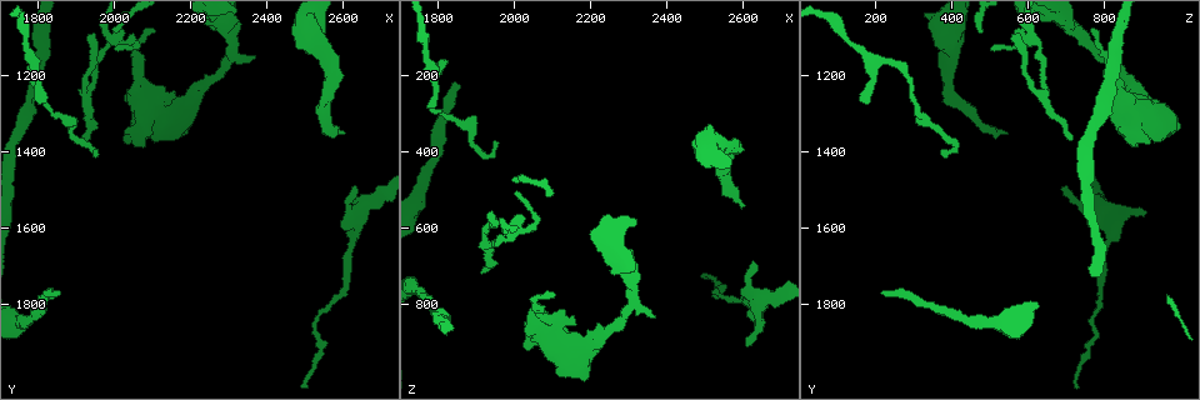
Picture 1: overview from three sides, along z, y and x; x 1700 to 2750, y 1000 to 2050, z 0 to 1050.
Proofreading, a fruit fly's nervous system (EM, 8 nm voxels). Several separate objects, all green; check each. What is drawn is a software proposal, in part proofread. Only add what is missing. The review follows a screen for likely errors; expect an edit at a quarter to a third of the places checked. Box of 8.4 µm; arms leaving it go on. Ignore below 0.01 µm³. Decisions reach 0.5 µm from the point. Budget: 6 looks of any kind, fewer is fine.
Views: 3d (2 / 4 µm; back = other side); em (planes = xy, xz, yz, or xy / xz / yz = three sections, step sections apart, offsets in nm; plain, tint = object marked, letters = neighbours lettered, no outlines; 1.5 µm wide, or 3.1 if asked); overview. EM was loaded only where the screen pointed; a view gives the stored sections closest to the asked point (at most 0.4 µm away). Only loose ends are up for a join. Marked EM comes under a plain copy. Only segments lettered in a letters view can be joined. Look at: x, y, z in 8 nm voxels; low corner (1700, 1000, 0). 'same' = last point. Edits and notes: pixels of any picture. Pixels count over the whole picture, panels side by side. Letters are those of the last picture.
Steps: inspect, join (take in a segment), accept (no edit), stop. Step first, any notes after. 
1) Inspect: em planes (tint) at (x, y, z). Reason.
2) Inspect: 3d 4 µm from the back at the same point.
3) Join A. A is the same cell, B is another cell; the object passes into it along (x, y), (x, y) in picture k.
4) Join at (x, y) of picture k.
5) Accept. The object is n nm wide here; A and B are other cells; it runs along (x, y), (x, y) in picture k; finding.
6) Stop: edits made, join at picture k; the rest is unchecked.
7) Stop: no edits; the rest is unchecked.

Inspect: em planes (tint) at (2595, 1345, 540). An open end.

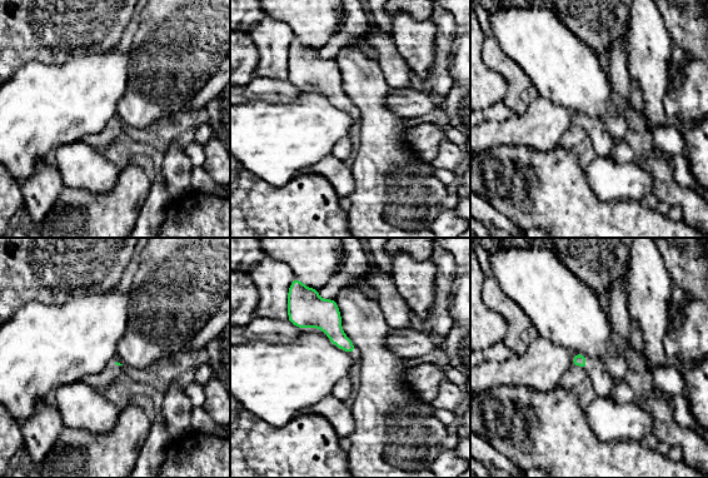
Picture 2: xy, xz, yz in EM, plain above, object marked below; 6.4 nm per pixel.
Inspect: em planes (letters) at the same point.

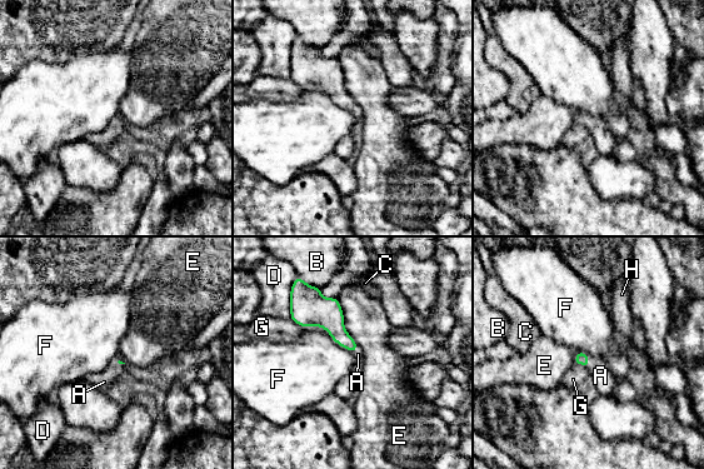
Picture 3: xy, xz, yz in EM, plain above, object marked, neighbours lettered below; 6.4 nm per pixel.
Join A. A is the same cell, B, C, D, E, F, G and H are other cells; it goes on there.

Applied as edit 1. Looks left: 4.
Inspect: em xz step 8 (letters) at (2005, 1130, 500).

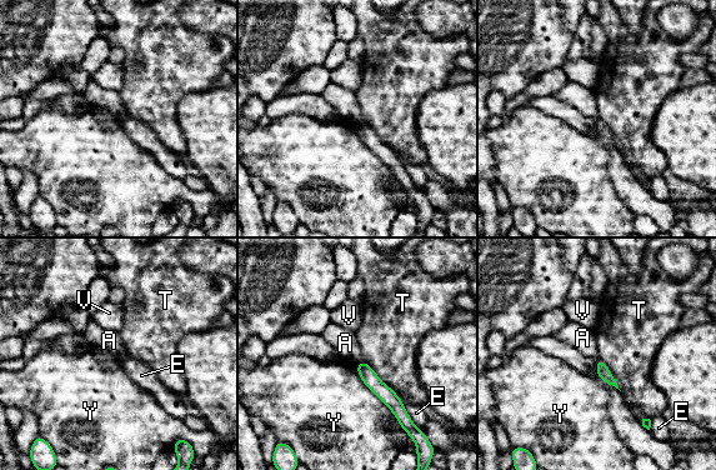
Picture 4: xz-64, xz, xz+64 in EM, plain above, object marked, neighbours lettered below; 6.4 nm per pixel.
Accept. A, E, T, V and Y are other cells; a border runs along (361, 360), (356, 364) in picture 4; none of them fits.

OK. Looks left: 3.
Inspect: em xz step 4 (letters) at (2105, 1080, 770). An open end.

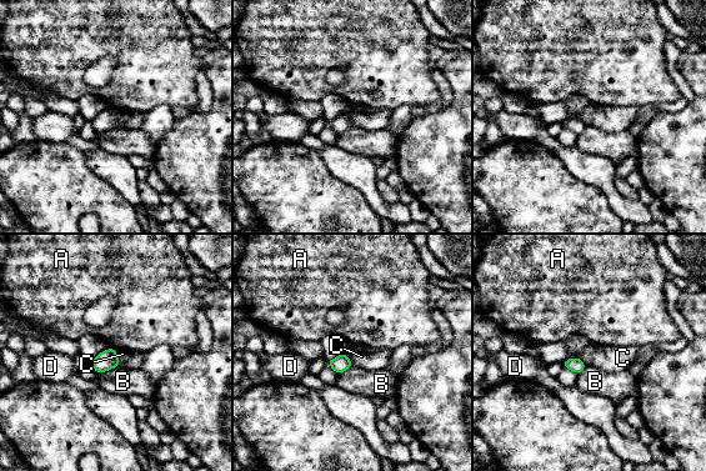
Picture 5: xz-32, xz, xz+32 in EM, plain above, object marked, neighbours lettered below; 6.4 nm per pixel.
Inspect: em planes (letters) at the same point.

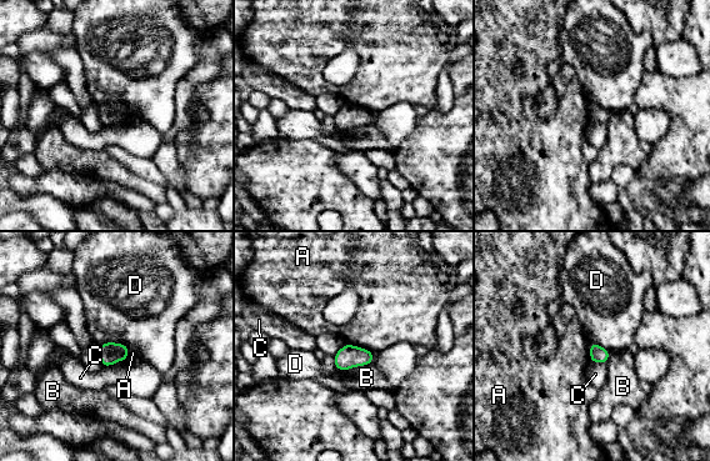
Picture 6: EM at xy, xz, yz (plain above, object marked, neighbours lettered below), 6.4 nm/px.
Accept. A, B, C and D are other cells; a border runs along (349, 342), (365, 347), (371, 352) in picture 6; no lettered segment goes on from it.

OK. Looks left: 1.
Stop: edits made, join at picture 3; the rest is unchecked.

